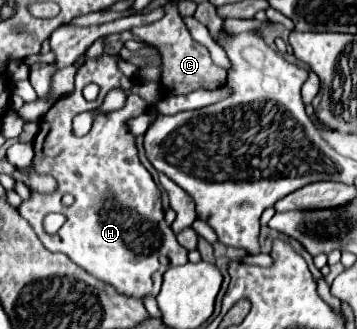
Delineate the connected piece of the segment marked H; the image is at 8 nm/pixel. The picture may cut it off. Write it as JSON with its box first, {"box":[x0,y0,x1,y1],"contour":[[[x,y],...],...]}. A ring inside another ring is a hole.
{"box":[18,53,188,299],"contour":[[[102,53],[96,59],[86,59],[76,73],[74,91],[68,97],[60,97],[44,115],[34,139],[34,163],[26,169],[54,175],[58,179],[58,191],[54,191],[54,195],[32,193],[18,211],[32,225],[48,251],[68,255],[76,265],[112,285],[120,295],[146,299],[148,295],[158,295],[163,275],[170,265],[182,265],[188,261],[188,251],[176,241],[176,235],[164,221],[160,189],[138,161],[134,135],[128,129],[128,119],[146,113],[148,103],[140,95],[130,93],[124,109],[98,115],[88,135],[76,137],[72,131],[74,115],[100,107],[112,87],[134,87],[134,81],[120,71],[118,55]],[[88,83],[100,85],[100,95],[94,103],[88,103],[82,97],[82,89]],[[66,193],[72,193],[76,199],[72,207],[60,203]],[[48,213],[66,215],[66,223],[54,235],[48,235],[42,227]]]}

